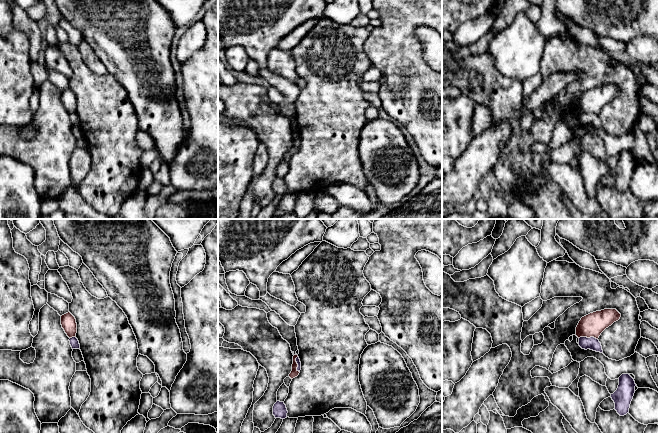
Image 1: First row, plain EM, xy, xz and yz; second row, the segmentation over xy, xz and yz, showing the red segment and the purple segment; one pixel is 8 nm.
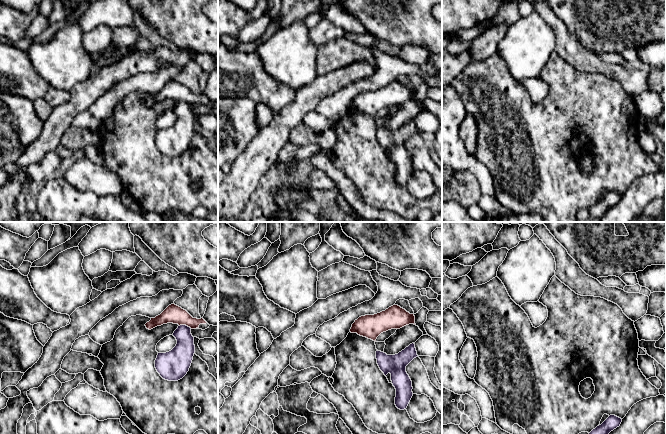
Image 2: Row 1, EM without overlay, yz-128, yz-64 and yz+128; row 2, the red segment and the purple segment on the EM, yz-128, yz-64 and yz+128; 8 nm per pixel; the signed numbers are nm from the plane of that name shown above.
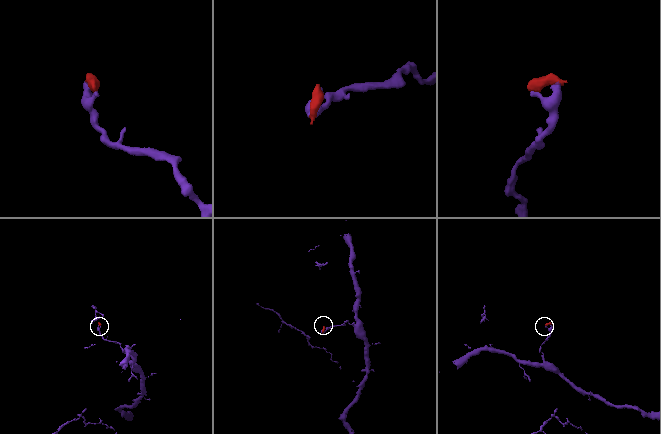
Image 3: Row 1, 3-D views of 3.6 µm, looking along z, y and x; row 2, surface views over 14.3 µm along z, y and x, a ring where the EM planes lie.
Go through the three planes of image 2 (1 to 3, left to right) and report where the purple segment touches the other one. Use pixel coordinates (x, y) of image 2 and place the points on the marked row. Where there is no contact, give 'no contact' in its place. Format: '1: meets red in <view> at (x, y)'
1: meets red in yz-128 at (185, 324)
2: no contact
3: no contact

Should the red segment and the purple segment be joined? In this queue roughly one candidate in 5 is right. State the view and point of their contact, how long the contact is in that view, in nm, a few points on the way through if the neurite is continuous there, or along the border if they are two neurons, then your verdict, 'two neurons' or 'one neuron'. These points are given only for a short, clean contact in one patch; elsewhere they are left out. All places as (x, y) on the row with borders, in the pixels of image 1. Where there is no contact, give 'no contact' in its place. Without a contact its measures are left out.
meets red in yz at (588, 337); contact 150 nm long; two neurons

